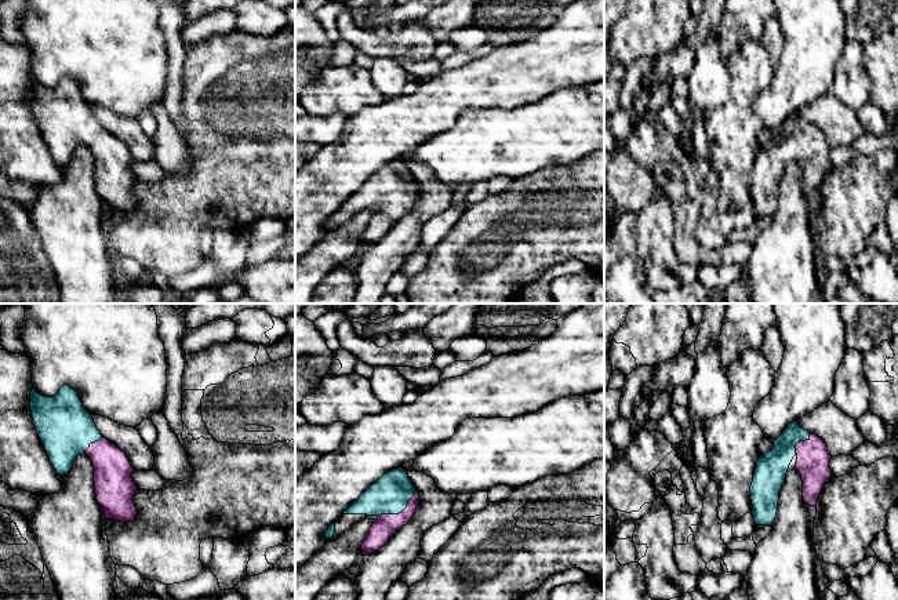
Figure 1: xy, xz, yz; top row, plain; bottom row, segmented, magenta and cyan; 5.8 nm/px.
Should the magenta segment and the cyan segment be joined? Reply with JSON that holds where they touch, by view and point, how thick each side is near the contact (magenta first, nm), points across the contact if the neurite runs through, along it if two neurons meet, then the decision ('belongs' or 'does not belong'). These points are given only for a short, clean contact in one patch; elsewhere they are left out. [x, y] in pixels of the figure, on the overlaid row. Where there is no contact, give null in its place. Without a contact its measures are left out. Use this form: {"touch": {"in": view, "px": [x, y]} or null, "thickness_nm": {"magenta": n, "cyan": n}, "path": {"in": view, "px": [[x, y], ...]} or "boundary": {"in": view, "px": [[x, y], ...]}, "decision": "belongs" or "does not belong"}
{"touch": {"in": "xz", "px": [402, 512]}, "thickness_nm": {"magenta": 140, "cyan": 220}, "decision": "belongs"}

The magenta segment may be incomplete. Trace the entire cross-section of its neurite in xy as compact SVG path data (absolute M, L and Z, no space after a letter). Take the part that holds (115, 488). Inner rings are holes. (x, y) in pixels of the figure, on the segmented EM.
M63 385L57 396L46 397L32 389L30 411L57 473L66 474L76 457L86 454L94 466L95 495L106 519L134 520L138 513L132 501L138 490L131 477L134 468L126 452L97 429L77 392Z

